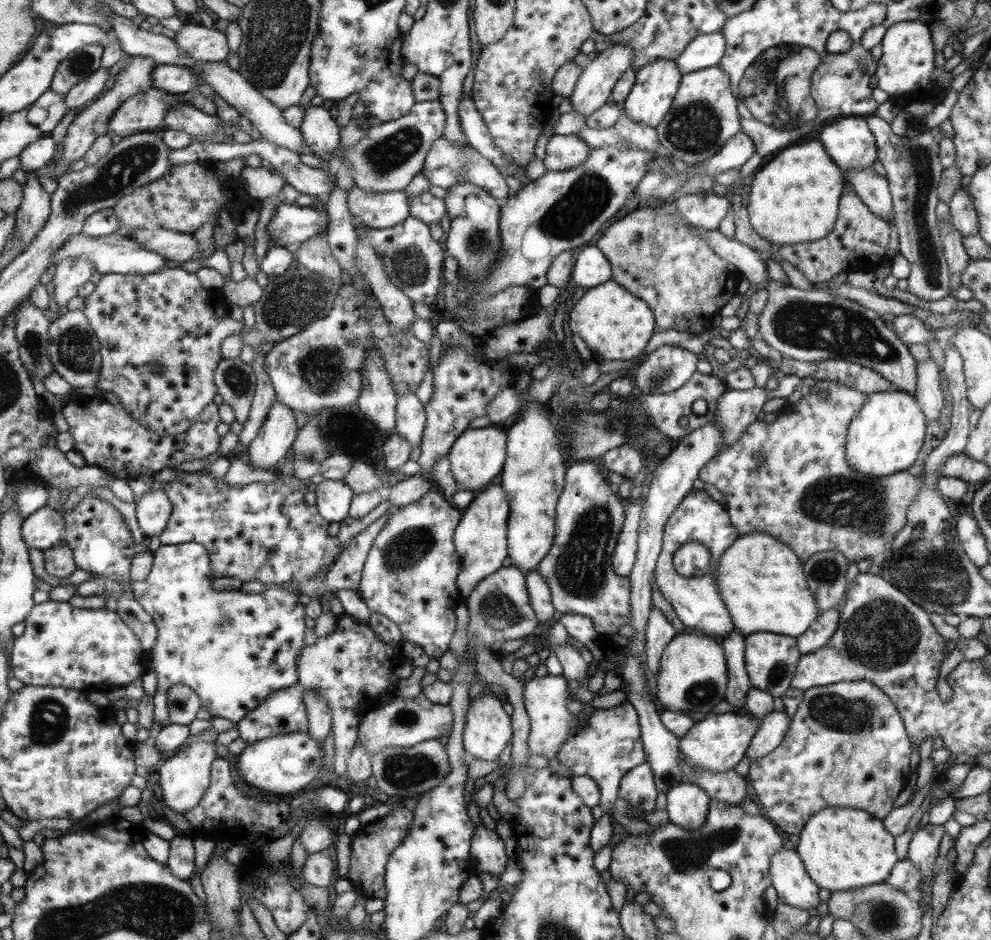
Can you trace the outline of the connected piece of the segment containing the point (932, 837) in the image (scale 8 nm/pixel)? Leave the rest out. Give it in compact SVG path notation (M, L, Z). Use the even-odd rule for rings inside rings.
M928 823L914 832L909 843L907 858L922 872L922 881L918 886L918 892L920 892L918 904L922 908L923 915L929 908L932 909L932 888L934 885L932 866L938 855L938 847L944 832L944 825L934 826Z

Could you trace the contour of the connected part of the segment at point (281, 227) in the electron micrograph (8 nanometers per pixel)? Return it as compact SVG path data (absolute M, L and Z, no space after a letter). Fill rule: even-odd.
M279 203L267 232L270 246L280 245L294 248L300 243L318 236L329 227L329 216L312 207Z

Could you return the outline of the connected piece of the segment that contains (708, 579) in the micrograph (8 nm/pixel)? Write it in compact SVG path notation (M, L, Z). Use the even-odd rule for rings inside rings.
M693 488L670 515L663 533L663 546L653 572L653 580L688 631L721 639L735 630L730 611L718 587L718 566L724 552L738 540L738 528L731 522L726 507L714 501L704 489Z

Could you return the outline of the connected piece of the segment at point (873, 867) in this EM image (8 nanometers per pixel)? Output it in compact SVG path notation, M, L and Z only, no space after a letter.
M844 806L821 810L804 825L799 837L796 847L805 863L806 873L819 889L824 888L830 893L886 883L898 864L894 835L890 836L882 819L865 810Z

